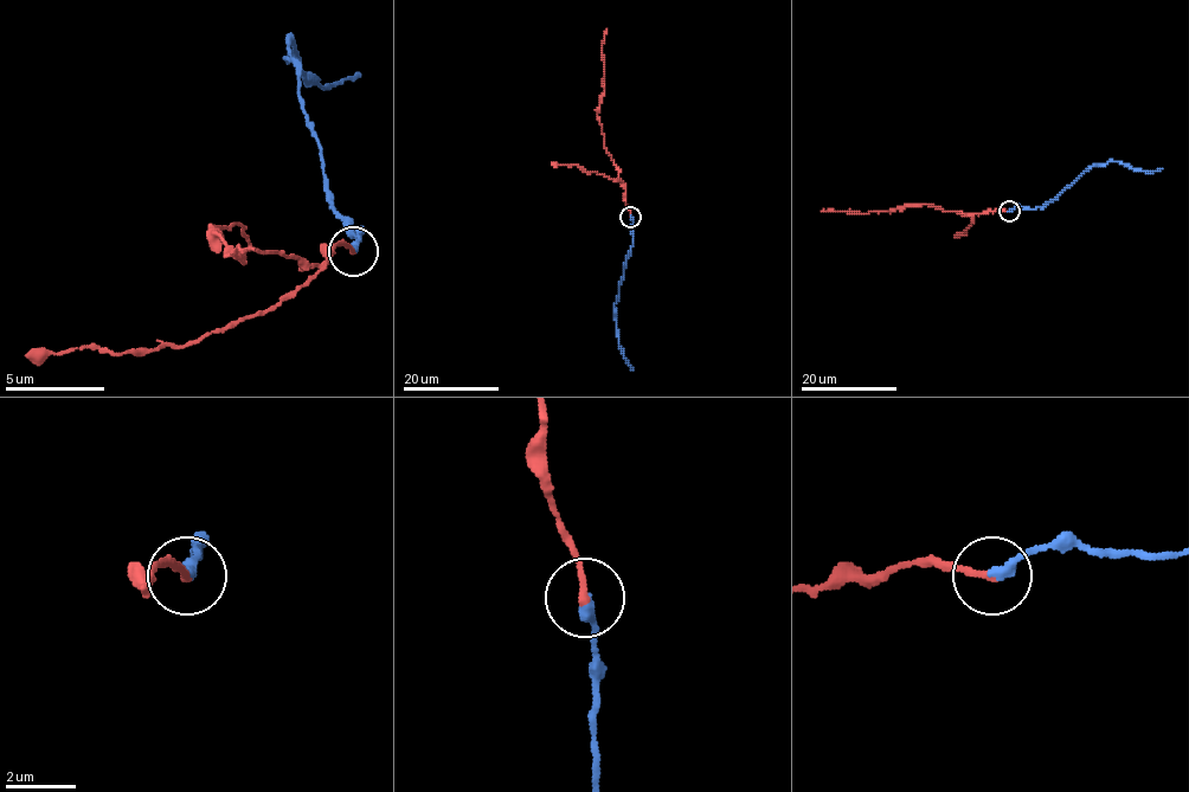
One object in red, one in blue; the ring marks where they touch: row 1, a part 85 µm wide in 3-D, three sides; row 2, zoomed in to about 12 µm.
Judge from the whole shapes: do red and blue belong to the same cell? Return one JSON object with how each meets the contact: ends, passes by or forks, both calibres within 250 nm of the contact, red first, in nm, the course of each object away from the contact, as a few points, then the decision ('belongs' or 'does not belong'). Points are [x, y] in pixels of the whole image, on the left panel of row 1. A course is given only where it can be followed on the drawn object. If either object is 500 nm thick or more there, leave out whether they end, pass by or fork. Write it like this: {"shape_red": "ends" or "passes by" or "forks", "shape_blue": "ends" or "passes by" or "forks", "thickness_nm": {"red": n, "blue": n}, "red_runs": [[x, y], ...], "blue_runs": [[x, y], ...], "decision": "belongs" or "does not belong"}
{"shape_red": "ends", "shape_blue": "ends", "thickness_nm": {"red": 280, "blue": 300}, "red_runs": [[354, 250], [339, 244], [304, 269], [259, 255], [239, 225], [214, 225], [245, 264], [235, 250], [255, 250]], "blue_runs": [[354, 250], [359, 234], [334, 214], [300, 70], [284, 60], [295, 45], [304, 75], [334, 85], [359, 70]], "decision": "belongs"}

